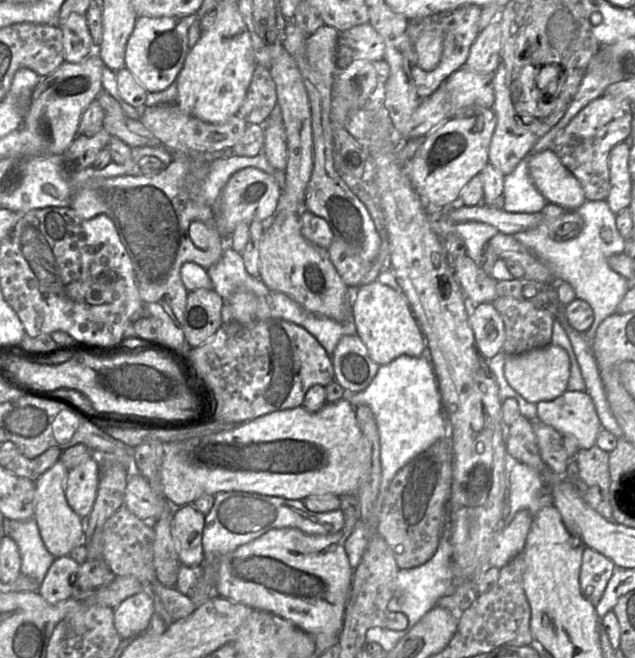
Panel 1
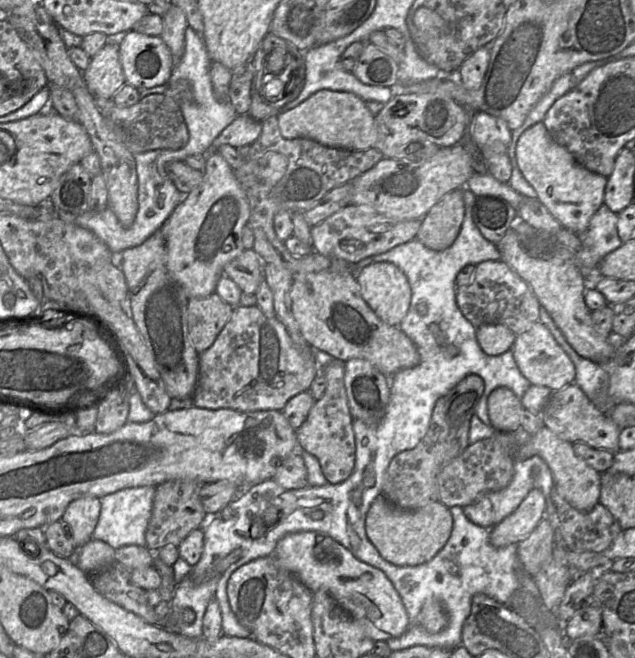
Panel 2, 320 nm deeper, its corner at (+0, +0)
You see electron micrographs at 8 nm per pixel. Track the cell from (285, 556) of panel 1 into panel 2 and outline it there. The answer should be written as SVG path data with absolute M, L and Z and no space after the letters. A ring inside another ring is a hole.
M315 531L287 534L277 543L272 555L280 566L293 573L312 593L322 590L331 595L343 610L362 625L366 635L374 642L398 638L411 626L403 602L386 575L358 560L330 536Z

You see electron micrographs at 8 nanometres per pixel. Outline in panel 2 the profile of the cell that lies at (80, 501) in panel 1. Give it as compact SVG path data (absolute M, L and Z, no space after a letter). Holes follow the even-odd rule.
M97 497L79 498L67 506L61 520L70 526L76 547L81 547L92 538L100 511L100 498Z

